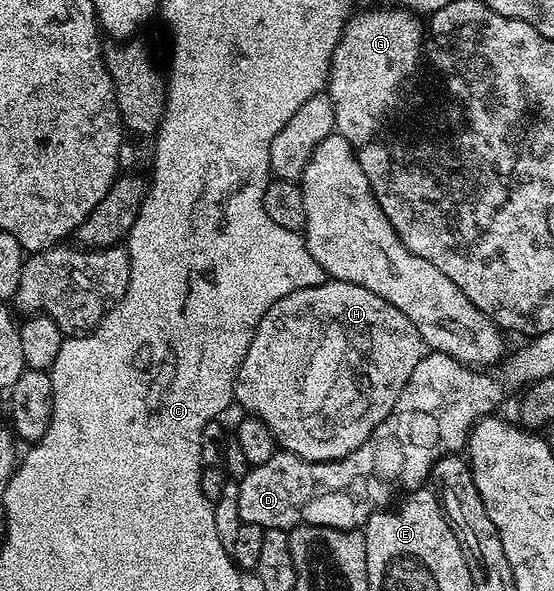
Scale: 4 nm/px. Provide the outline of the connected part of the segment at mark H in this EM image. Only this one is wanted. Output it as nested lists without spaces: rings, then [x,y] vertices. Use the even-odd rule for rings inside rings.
[[[328,279],[319,286],[294,290],[288,296],[281,297],[281,301],[274,303],[269,309],[269,313],[265,313],[265,317],[261,317],[261,321],[255,326],[249,353],[245,353],[245,361],[241,361],[239,366],[239,372],[235,378],[233,399],[236,404],[240,403],[247,410],[244,412],[248,416],[260,419],[269,428],[271,436],[275,438],[276,444],[282,450],[307,459],[311,463],[333,463],[356,451],[384,423],[385,417],[389,417],[397,397],[401,397],[401,393],[410,383],[413,369],[417,369],[424,354],[425,344],[421,333],[417,333],[413,321],[409,321],[409,317],[405,317],[405,313],[401,313],[401,309],[389,305],[389,301],[378,297],[364,286],[353,282]]]

